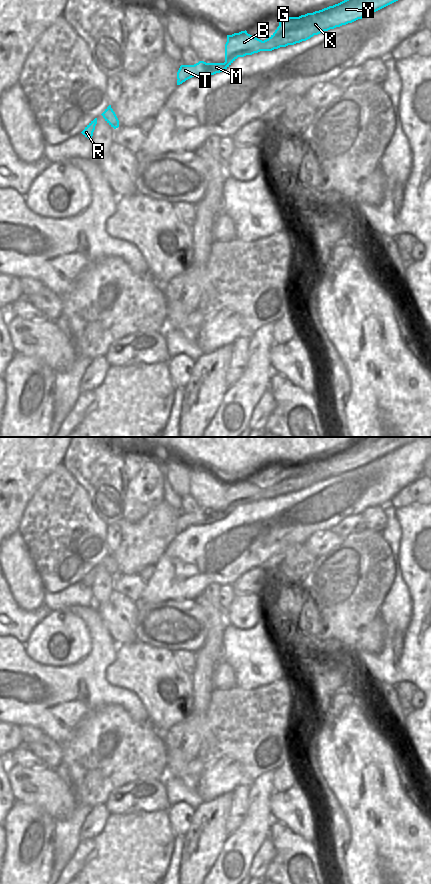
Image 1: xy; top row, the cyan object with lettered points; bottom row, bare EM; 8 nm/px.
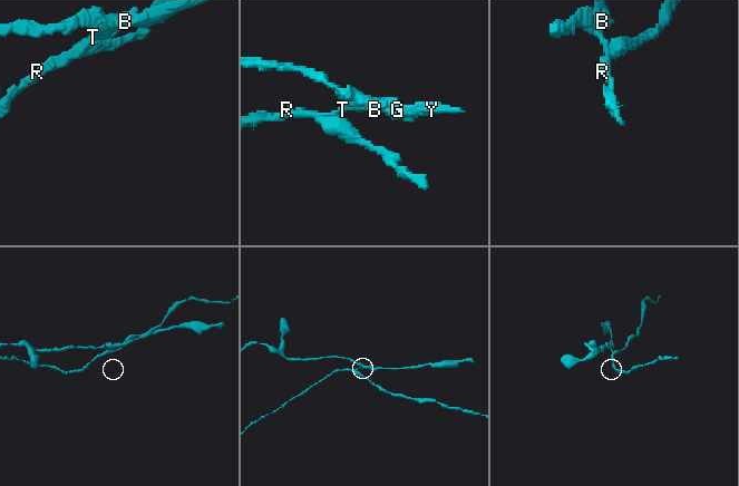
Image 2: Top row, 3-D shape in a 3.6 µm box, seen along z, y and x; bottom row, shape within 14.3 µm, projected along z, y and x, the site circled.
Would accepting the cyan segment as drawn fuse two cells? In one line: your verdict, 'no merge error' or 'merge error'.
merge error

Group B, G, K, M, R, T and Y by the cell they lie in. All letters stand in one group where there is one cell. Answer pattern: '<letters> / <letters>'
B G K M T Y / R

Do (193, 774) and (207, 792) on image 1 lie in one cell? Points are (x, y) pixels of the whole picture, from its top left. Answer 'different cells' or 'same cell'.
different cells

